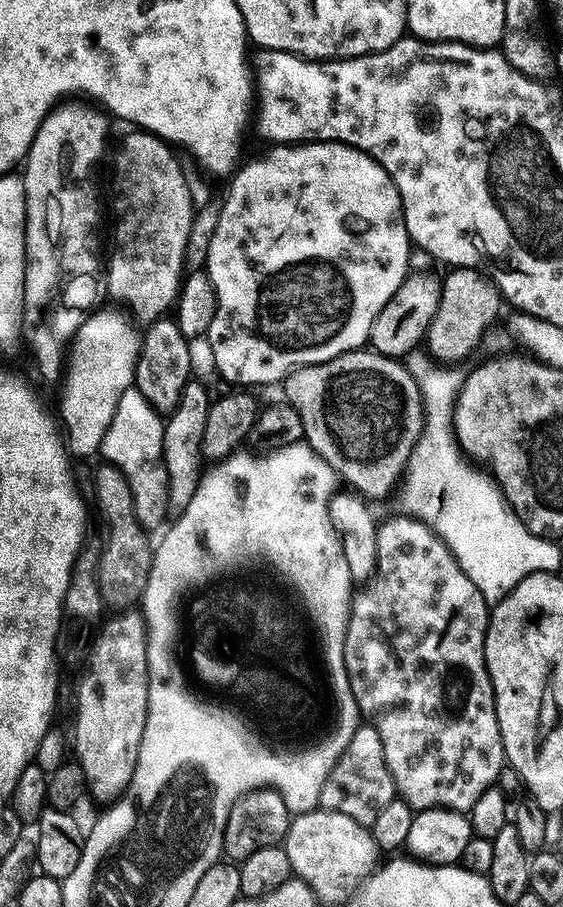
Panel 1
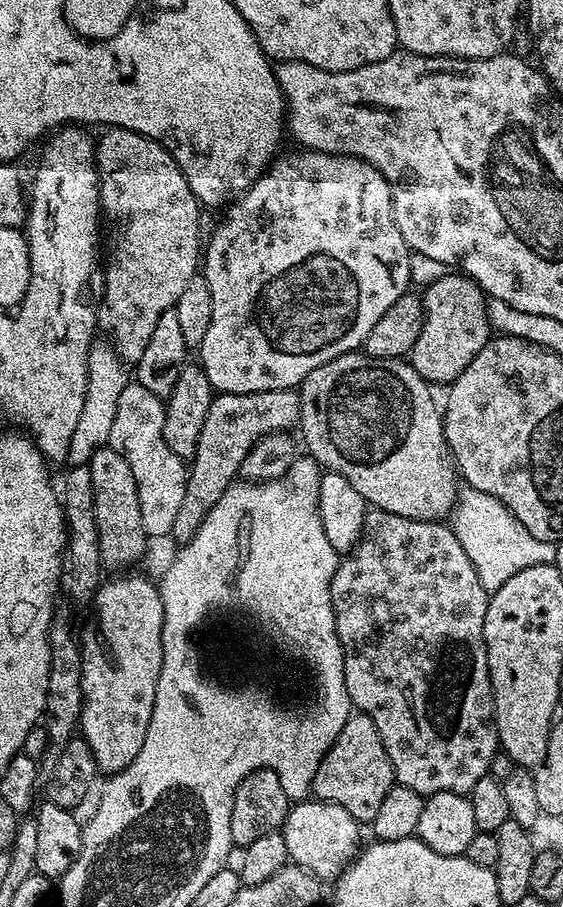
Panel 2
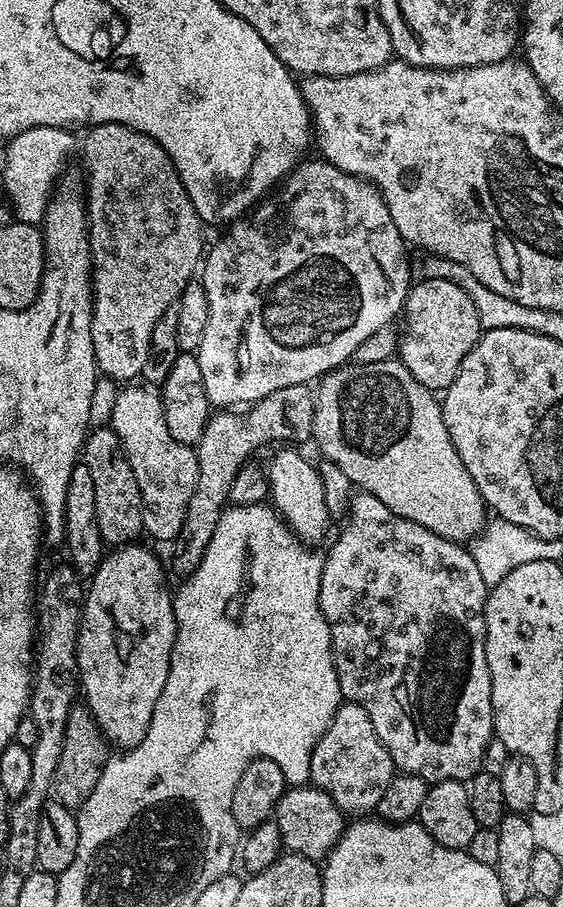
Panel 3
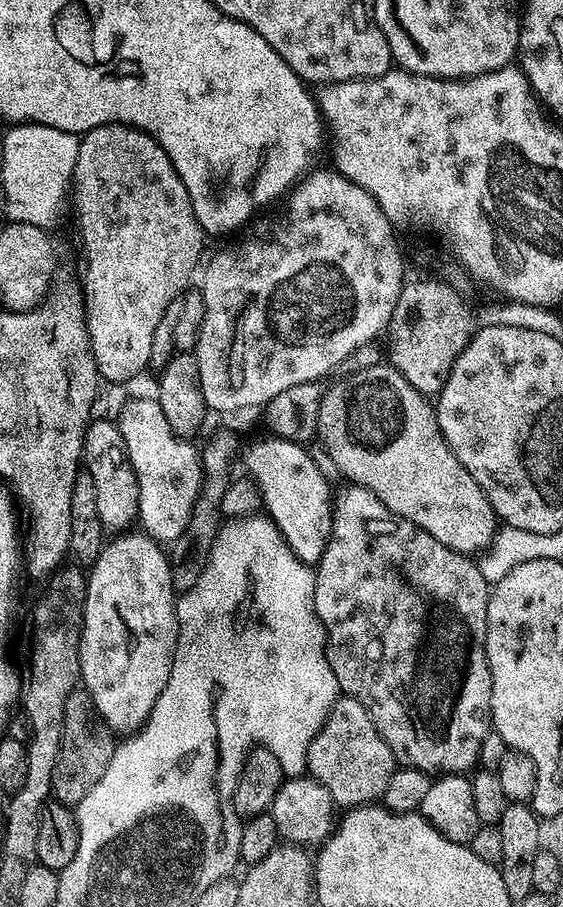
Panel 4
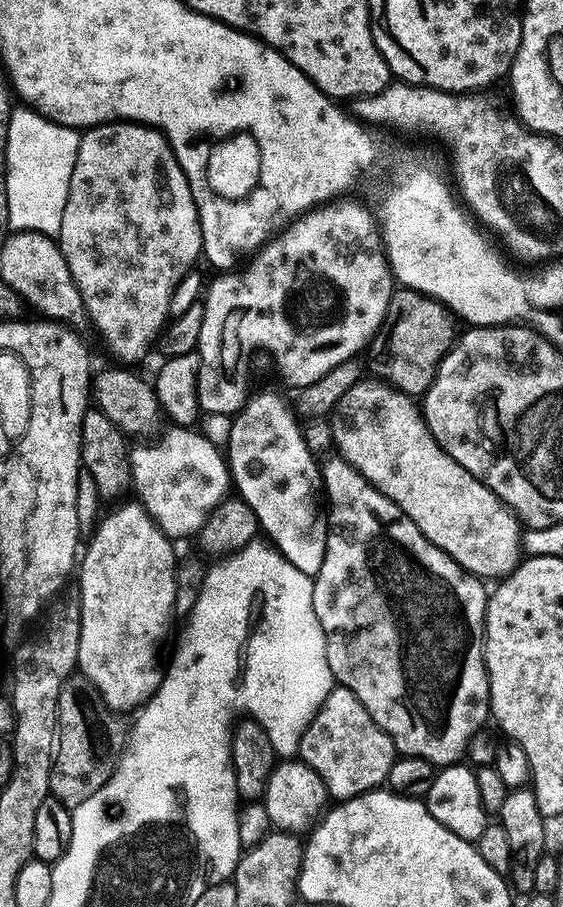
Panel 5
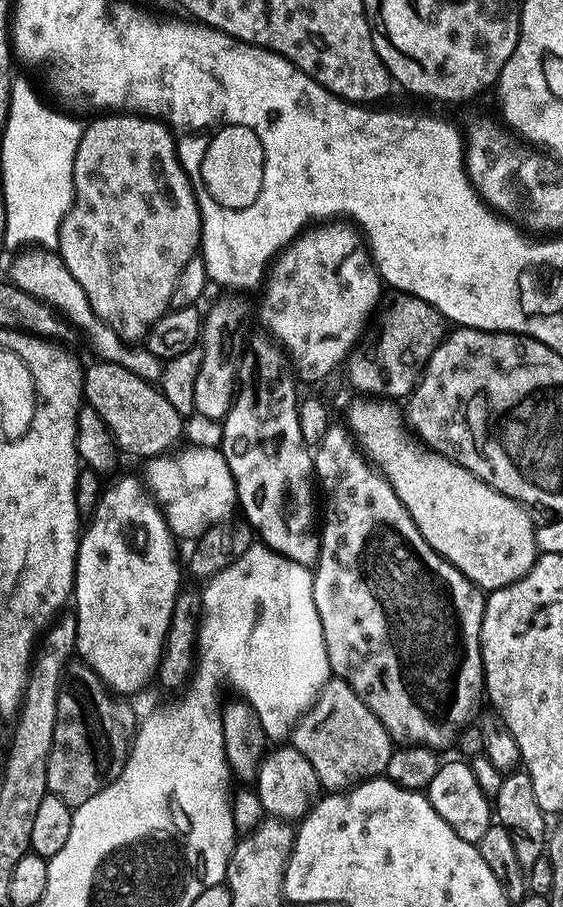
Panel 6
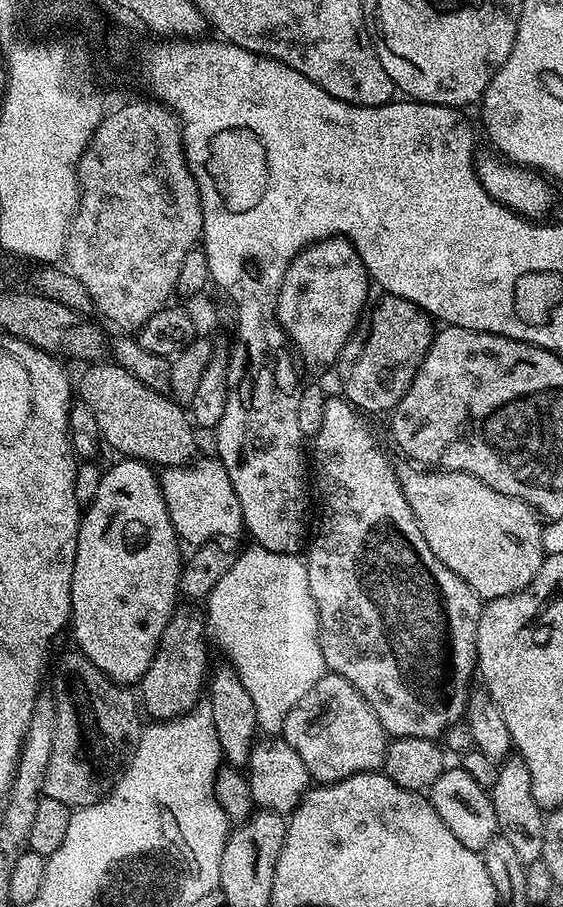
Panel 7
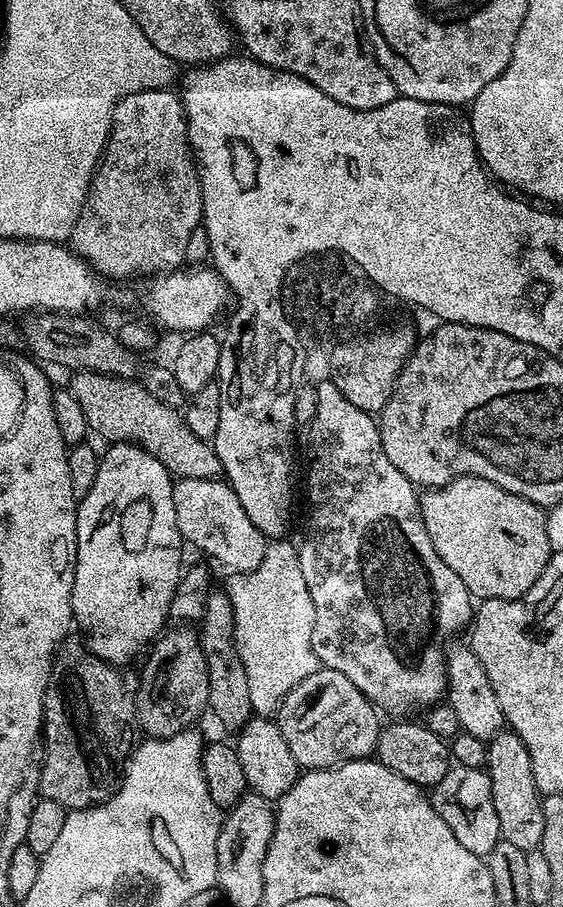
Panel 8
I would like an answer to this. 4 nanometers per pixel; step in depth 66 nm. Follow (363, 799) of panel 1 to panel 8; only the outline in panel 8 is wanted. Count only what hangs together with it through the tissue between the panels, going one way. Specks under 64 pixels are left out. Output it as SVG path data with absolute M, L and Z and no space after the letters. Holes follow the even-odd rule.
M323 666L284 695L274 716L294 762L304 770L335 768L348 760L369 759L378 746L382 727L379 718L377 709L346 674Z

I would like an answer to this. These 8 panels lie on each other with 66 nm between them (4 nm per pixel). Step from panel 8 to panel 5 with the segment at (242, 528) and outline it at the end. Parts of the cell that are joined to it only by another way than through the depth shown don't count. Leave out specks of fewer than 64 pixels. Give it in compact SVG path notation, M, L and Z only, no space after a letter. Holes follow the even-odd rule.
M168 426L161 440L156 440L153 444L144 444L141 448L133 447L130 452L135 499L169 538L195 537L201 526L208 520L212 509L220 505L221 500L225 499L230 492L230 473L221 449L219 452L202 433L192 431L196 430L188 426Z

